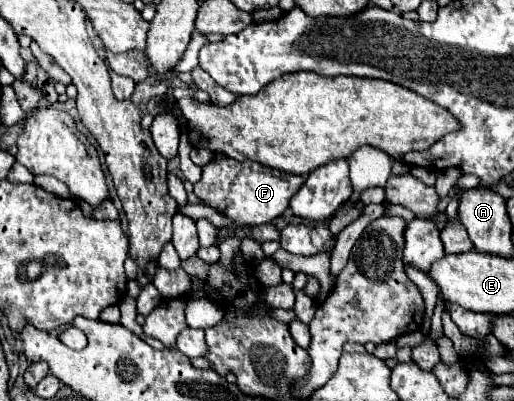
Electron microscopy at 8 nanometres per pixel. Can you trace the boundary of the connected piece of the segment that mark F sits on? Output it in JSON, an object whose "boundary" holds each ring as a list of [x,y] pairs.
{"boundary":[[[221,156],[219,160],[211,160],[203,166],[203,176],[197,184],[193,184],[193,192],[201,200],[201,204],[215,208],[229,222],[259,226],[279,218],[287,210],[289,200],[295,196],[301,184],[301,176],[279,172],[257,162],[237,162],[227,156]]]}

